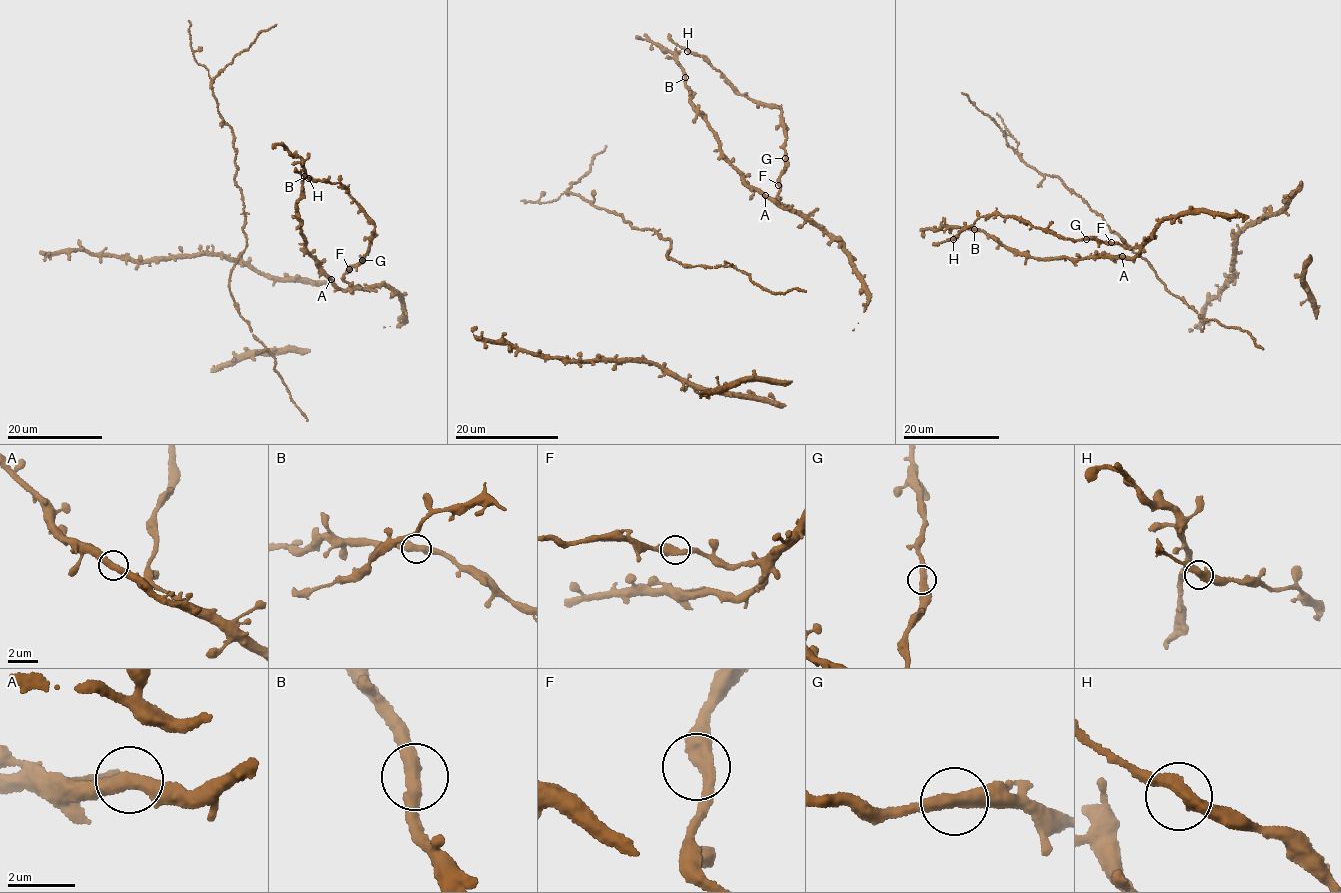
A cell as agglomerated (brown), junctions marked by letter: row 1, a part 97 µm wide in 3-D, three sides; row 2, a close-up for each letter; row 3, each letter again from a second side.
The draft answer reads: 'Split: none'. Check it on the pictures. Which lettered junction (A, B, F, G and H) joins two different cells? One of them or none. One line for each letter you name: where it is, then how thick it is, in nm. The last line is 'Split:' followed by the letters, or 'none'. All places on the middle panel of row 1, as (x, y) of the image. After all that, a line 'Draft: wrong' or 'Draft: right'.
Split: none
Draft: right

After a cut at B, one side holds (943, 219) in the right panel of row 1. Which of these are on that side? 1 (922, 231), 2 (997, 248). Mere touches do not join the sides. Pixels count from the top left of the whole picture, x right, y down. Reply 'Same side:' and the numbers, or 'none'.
Same side: 1, 2

